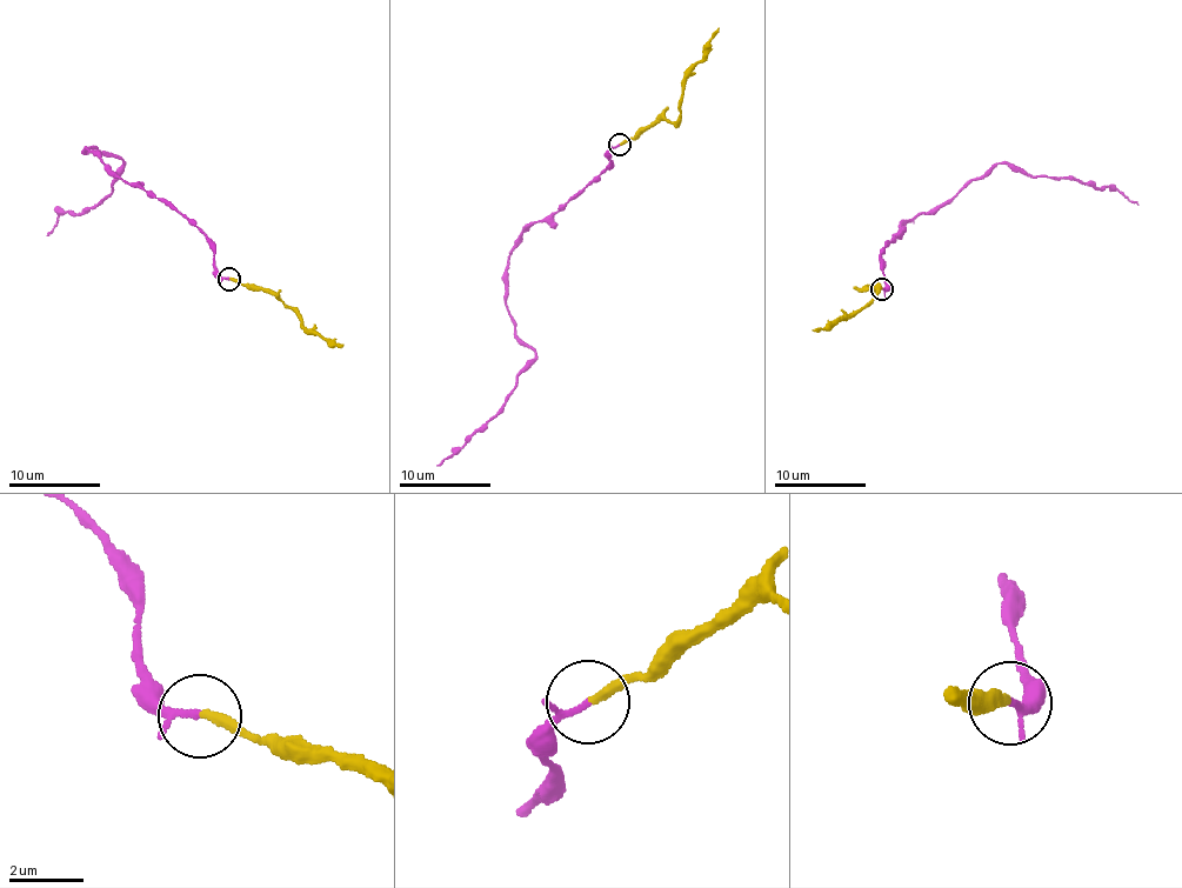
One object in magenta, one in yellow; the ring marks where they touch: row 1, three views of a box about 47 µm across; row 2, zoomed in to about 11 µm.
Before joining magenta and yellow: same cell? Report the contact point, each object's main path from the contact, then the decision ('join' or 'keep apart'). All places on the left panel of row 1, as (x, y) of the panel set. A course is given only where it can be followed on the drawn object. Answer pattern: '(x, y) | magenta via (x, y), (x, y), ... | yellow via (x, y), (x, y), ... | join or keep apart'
(229, 279) | magenta via (229, 278), (206, 234), (85, 147), (95, 148), (122, 160), (113, 192), (65, 212), (47, 235) | yellow via (229, 278), (268, 288), (300, 320), (304, 328), (344, 345) | join

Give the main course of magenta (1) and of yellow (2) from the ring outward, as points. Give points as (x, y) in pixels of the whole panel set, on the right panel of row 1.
1: (881, 288), (881, 256), (900, 239), (902, 221), (936, 212), (999, 164), (1109, 187), (1139, 204)
2: (881, 288), (869, 284), (867, 287), (877, 289), (876, 293), (857, 311), (813, 329)

